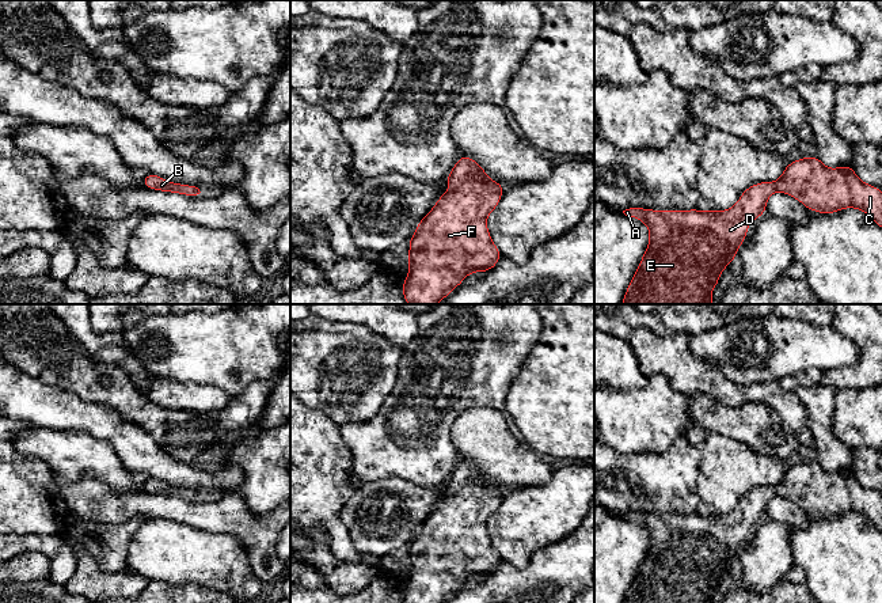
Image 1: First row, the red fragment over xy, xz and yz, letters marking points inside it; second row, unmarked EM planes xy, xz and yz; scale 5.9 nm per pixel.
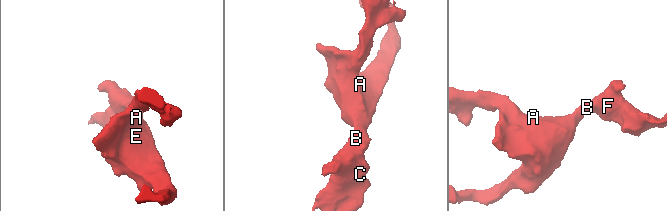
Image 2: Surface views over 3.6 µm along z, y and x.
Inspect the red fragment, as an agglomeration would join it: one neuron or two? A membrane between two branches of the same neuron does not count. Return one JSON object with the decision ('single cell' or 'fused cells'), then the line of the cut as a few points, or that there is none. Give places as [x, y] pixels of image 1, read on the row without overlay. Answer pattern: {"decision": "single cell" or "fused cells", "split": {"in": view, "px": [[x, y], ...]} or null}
{"decision": "single cell", "split": null}

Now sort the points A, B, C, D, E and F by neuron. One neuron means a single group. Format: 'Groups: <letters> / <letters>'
Groups: A B C D E F

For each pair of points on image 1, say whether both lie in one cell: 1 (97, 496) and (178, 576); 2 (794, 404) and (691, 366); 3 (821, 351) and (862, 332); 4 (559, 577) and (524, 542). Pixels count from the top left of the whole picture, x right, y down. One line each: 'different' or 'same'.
1: different
2: same
3: different
4: different

